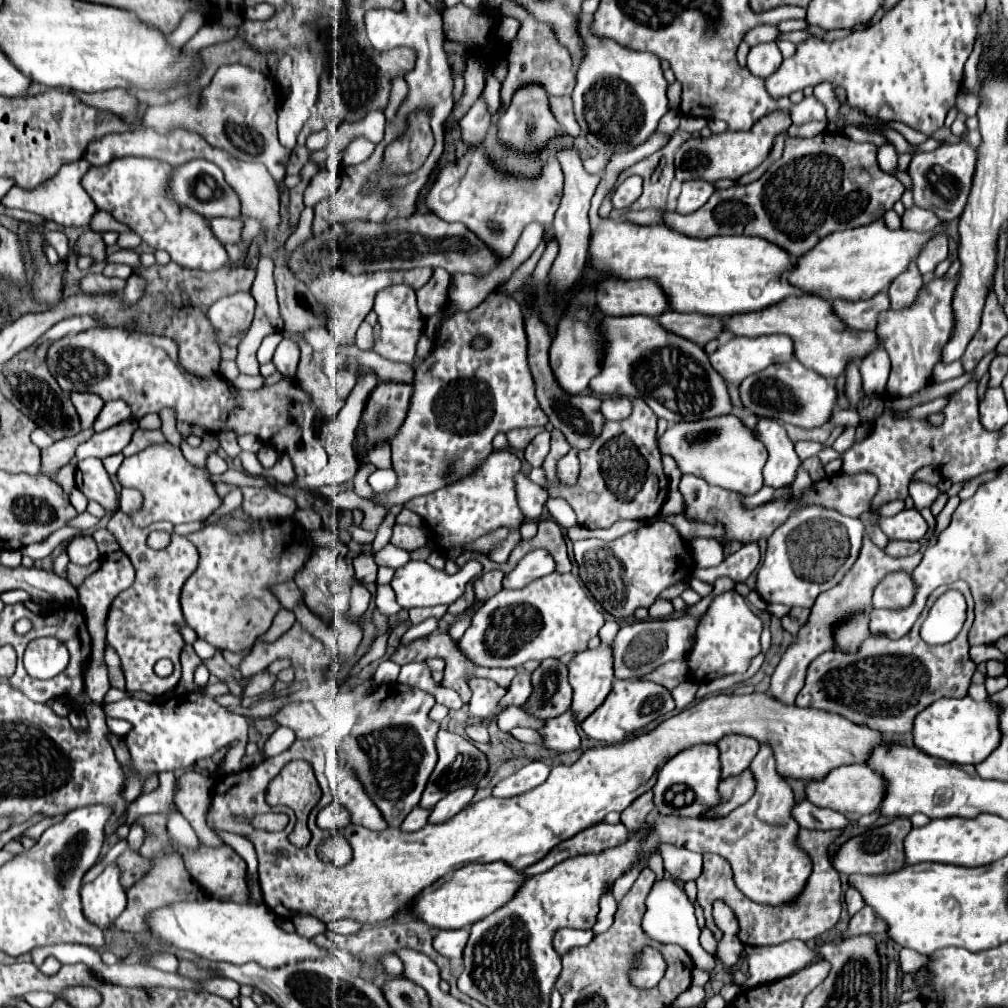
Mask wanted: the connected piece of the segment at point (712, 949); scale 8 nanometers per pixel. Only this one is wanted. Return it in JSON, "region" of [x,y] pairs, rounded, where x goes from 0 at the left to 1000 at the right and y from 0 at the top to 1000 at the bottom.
{"region":[[[697,922],[697,924],[695,924],[695,939],[697,939],[701,945],[705,945],[705,947],[711,949],[711,934],[709,934],[707,928],[703,926],[703,922]]]}

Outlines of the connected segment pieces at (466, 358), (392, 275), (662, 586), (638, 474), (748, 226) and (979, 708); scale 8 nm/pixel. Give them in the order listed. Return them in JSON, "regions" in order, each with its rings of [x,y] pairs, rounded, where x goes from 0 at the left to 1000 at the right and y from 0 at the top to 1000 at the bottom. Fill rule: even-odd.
{"regions":[[[[485,291],[479,301],[467,309],[453,309],[439,316],[432,330],[430,348],[412,360],[410,374],[412,392],[408,394],[408,410],[396,426],[396,434],[388,438],[390,465],[396,471],[396,483],[384,491],[374,491],[372,499],[390,503],[406,495],[430,489],[443,483],[461,471],[469,469],[489,449],[489,434],[513,424],[543,422],[543,412],[531,396],[531,384],[523,366],[523,336],[519,328],[519,309],[513,297],[499,291]],[[473,332],[485,334],[483,346],[467,346],[467,336]]],[[[414,265],[414,267],[406,267],[406,269],[370,269],[370,271],[344,271],[344,267],[328,267],[322,269],[314,275],[309,277],[307,287],[313,291],[313,295],[316,295],[316,299],[324,299],[324,303],[328,303],[328,332],[332,334],[334,340],[338,342],[348,342],[352,340],[352,328],[358,322],[358,318],[362,316],[362,313],[370,307],[370,299],[372,293],[384,285],[390,283],[406,283],[410,287],[418,287],[420,283],[426,281],[430,269],[428,265]]],[[[648,517],[606,539],[578,535],[568,539],[574,570],[596,602],[612,614],[626,612],[632,602],[644,602],[650,592],[686,568],[686,553],[674,529],[658,517]]],[[[628,396],[626,414],[616,418],[600,418],[596,432],[584,445],[574,447],[576,471],[570,483],[559,483],[547,475],[547,463],[566,445],[555,426],[547,428],[547,447],[539,459],[545,493],[561,495],[572,509],[574,521],[582,525],[606,523],[616,515],[648,515],[664,489],[664,475],[658,469],[656,449],[652,445],[652,414],[638,396]]],[[[814,132],[805,138],[783,136],[775,158],[767,160],[755,178],[743,184],[729,184],[709,189],[697,207],[674,213],[658,211],[658,223],[682,235],[707,233],[749,233],[757,235],[783,253],[797,255],[816,235],[862,223],[884,207],[896,193],[896,182],[878,172],[868,158],[870,146],[864,142],[848,142],[838,134]]],[[[953,691],[953,693],[936,693],[928,695],[928,699],[922,699],[916,707],[912,707],[910,717],[906,721],[908,741],[912,745],[932,751],[943,757],[963,757],[969,759],[971,755],[977,755],[993,735],[991,725],[991,695],[983,695],[983,691],[975,695],[967,695],[965,691]]]]}

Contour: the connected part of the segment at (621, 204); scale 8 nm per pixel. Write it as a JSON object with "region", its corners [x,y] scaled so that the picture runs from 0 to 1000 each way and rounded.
{"region":[[[624,176],[610,188],[608,203],[612,207],[624,207],[634,193],[636,193],[636,176]]]}

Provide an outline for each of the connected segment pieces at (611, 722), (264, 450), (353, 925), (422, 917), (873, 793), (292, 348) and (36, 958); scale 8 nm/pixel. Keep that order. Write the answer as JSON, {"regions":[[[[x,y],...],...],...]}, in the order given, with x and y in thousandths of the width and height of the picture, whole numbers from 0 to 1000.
{"regions":[[[[610,674],[610,680],[602,689],[602,695],[598,695],[598,699],[576,717],[576,721],[586,733],[592,733],[598,737],[616,737],[628,725],[650,715],[658,701],[660,701],[660,709],[664,709],[670,703],[666,686],[660,684],[658,680],[648,676],[634,676],[634,674],[632,676]]],[[[261,441],[261,443],[259,443],[259,447],[255,449],[255,453],[257,453],[257,457],[259,457],[259,461],[267,465],[267,463],[271,463],[271,461],[275,459],[275,453],[277,453],[277,451],[273,449],[273,445],[269,445],[269,443],[265,443],[265,441]]],[[[336,912],[336,914],[324,918],[324,922],[332,924],[332,926],[336,926],[336,928],[348,928],[348,926],[354,926],[358,920],[360,920],[360,918],[358,918],[356,914],[352,914],[352,912]]],[[[501,854],[463,858],[451,866],[445,866],[439,870],[439,874],[424,880],[422,886],[414,890],[412,908],[416,914],[422,914],[432,922],[465,922],[471,914],[477,914],[479,910],[503,898],[523,872],[525,870],[519,864],[513,864]]],[[[838,759],[826,763],[816,775],[805,775],[801,779],[801,793],[811,801],[820,801],[830,807],[836,807],[842,814],[852,814],[852,811],[870,807],[876,791],[880,787],[880,773],[860,759]]],[[[281,336],[271,352],[271,360],[275,364],[275,368],[283,374],[293,374],[295,368],[295,360],[298,357],[298,346],[289,338],[289,336]]],[[[55,938],[33,941],[33,943],[31,943],[31,951],[33,951],[33,957],[41,959],[41,955],[43,955],[43,953],[45,953],[49,947],[55,947]]]]}

